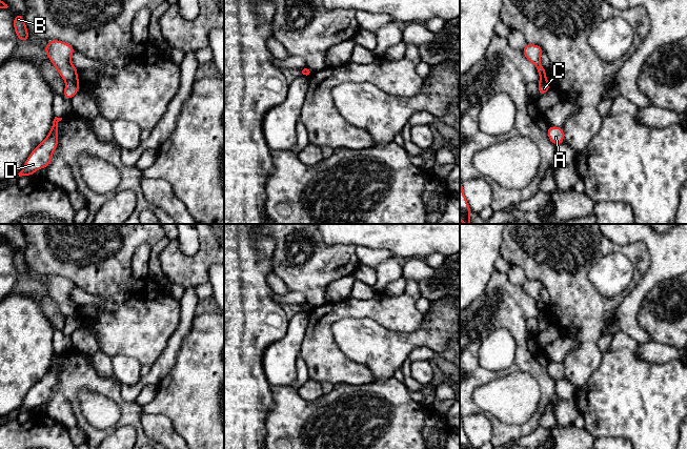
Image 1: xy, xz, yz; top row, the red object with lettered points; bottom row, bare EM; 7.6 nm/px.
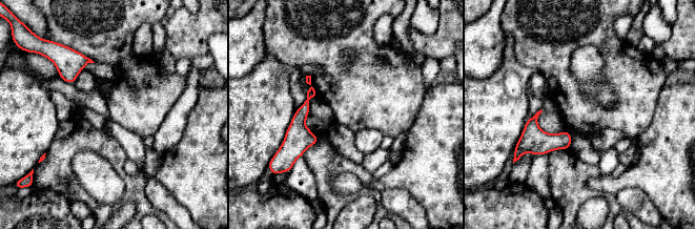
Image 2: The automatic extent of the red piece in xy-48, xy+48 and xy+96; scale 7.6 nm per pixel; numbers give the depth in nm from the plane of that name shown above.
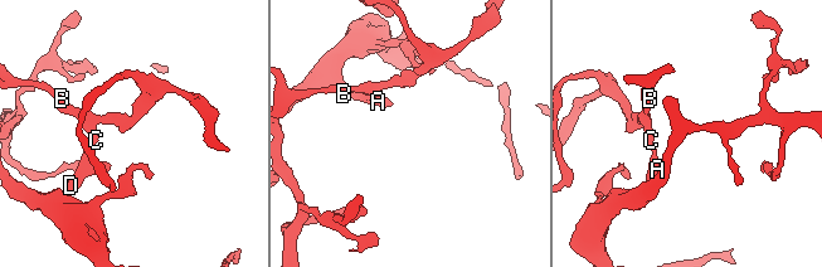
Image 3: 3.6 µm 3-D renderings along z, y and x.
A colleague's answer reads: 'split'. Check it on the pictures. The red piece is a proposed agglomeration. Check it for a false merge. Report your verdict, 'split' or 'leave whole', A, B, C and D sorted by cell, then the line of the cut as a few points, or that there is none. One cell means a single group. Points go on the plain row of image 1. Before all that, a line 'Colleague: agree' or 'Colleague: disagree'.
Colleague: agree
split; A C D / B; cut in xy along (76, 312), (66, 318)

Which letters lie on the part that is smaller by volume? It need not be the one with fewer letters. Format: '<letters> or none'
B

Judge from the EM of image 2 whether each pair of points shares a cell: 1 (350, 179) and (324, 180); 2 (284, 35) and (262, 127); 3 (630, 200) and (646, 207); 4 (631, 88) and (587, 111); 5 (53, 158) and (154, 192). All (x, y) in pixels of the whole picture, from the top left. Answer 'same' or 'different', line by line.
1: different
2: different
3: same
4: same
5: different

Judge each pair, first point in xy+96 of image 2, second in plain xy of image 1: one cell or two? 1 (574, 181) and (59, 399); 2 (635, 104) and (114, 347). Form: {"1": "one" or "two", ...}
{"1": "two", "2": "one"}

